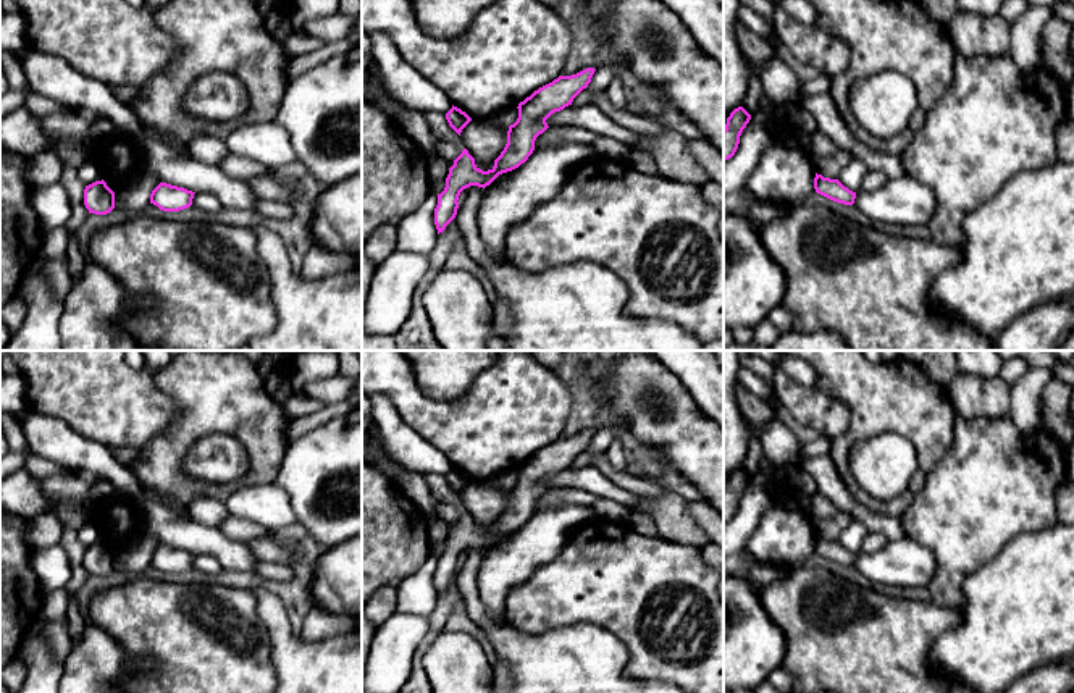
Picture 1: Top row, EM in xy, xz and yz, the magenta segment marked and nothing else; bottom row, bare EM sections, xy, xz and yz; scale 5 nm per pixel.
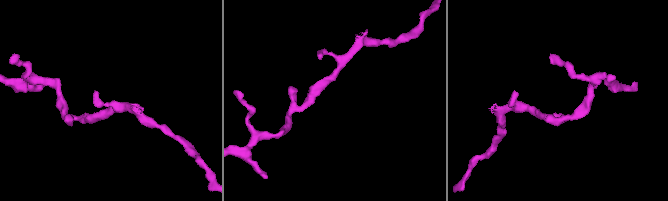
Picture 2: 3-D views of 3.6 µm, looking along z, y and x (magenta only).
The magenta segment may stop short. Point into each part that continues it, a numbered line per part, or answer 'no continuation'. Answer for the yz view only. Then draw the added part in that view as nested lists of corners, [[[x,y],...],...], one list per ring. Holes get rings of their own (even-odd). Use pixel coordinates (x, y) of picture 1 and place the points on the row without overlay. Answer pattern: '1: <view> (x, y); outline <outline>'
no continuation

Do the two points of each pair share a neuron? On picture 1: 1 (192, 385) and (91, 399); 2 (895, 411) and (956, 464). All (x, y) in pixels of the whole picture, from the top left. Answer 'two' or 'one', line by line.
1: two
2: two

